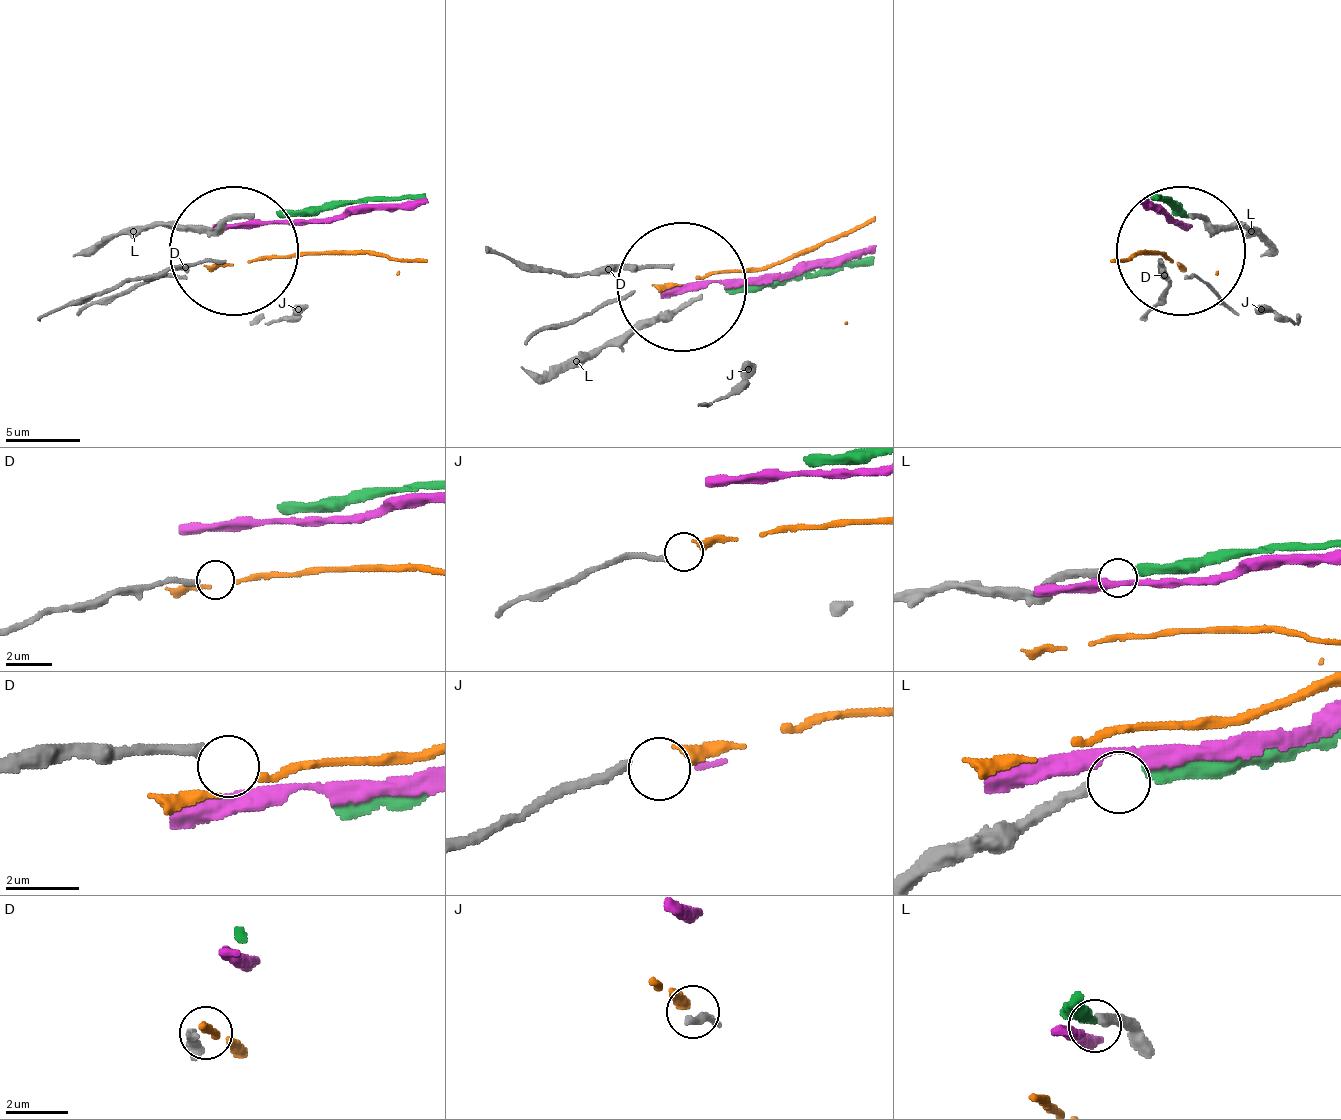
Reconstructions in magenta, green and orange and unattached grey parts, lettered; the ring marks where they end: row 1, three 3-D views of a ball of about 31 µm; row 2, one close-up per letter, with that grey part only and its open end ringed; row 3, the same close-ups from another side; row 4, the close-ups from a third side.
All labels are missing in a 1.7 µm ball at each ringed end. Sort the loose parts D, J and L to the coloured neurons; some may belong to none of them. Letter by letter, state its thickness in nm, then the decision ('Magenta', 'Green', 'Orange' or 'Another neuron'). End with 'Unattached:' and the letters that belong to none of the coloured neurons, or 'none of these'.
D: Thickness 240 nm. Another neuron
J: Thickness 240 nm. Orange
L: Thickness 320 nm. Green
Unattached: D

